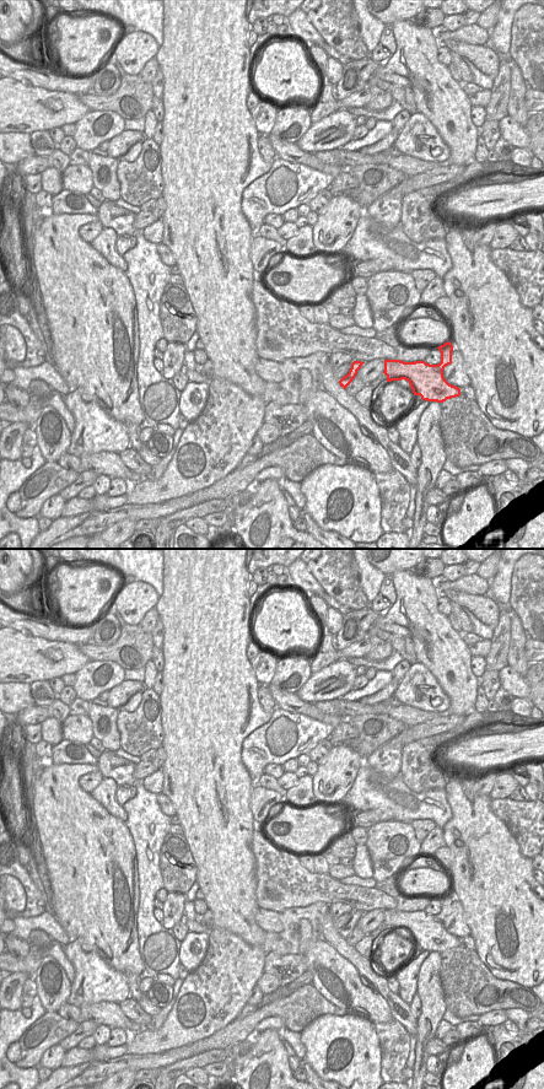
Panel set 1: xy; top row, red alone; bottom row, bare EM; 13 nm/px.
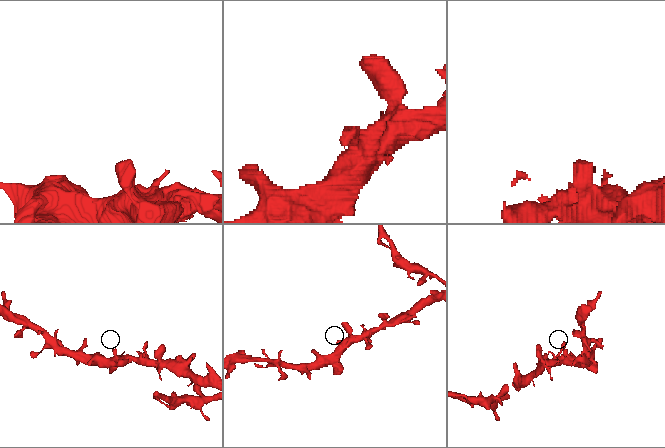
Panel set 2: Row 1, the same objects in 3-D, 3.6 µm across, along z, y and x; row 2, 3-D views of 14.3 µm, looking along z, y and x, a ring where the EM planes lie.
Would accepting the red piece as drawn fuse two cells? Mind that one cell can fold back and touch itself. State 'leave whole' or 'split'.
leave whole

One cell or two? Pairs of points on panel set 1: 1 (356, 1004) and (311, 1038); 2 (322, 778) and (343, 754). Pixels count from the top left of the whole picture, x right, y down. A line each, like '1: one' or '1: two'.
1: two
2: one

